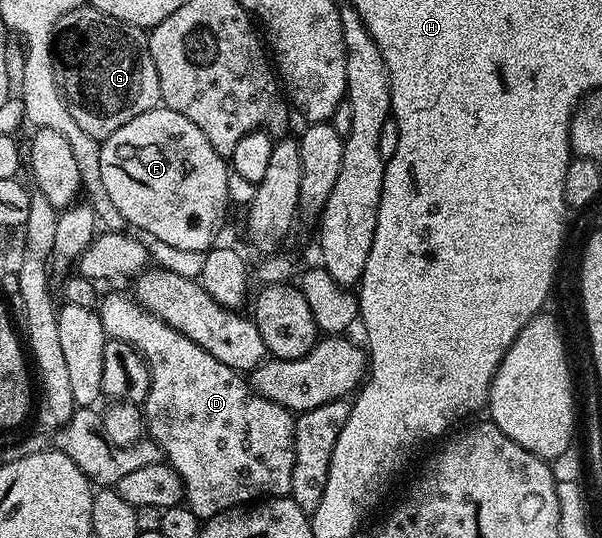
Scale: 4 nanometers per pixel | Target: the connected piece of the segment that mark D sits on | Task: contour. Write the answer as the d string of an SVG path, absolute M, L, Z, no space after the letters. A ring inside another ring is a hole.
M109 293L100 298L99 312L103 319L103 327L106 334L114 341L122 341L135 349L140 357L145 361L145 366L149 369L149 390L143 402L143 425L147 430L148 440L151 440L160 447L164 460L179 475L179 479L185 488L184 504L188 505L191 512L199 518L208 519L210 517L220 517L229 509L248 506L262 499L285 499L289 497L291 491L291 471L295 463L295 443L293 442L294 414L289 410L279 407L279 403L271 403L271 399L263 399L253 390L252 385L238 370L227 367L227 363L219 363L215 355L203 351L199 343L187 339L175 327L168 325L163 319L159 319L154 313L149 313L132 296L125 293Z

